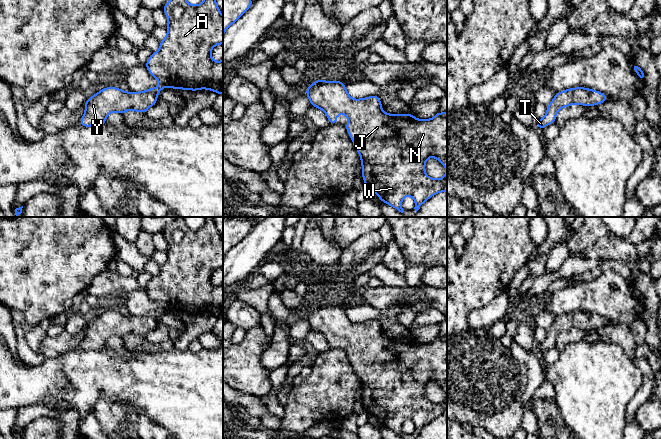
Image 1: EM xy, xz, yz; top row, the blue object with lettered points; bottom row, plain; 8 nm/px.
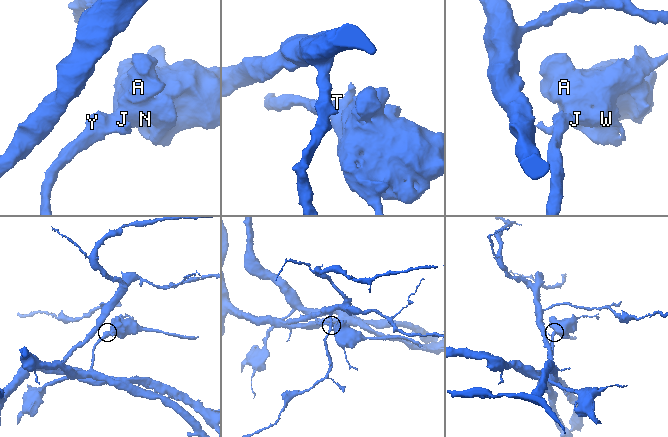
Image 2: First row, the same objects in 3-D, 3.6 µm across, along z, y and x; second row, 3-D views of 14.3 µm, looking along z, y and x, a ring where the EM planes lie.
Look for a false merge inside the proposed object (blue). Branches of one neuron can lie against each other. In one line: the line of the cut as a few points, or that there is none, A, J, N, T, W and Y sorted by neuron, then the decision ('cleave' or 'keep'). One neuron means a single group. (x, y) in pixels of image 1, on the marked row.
no cut | A J N T W Y | keep

